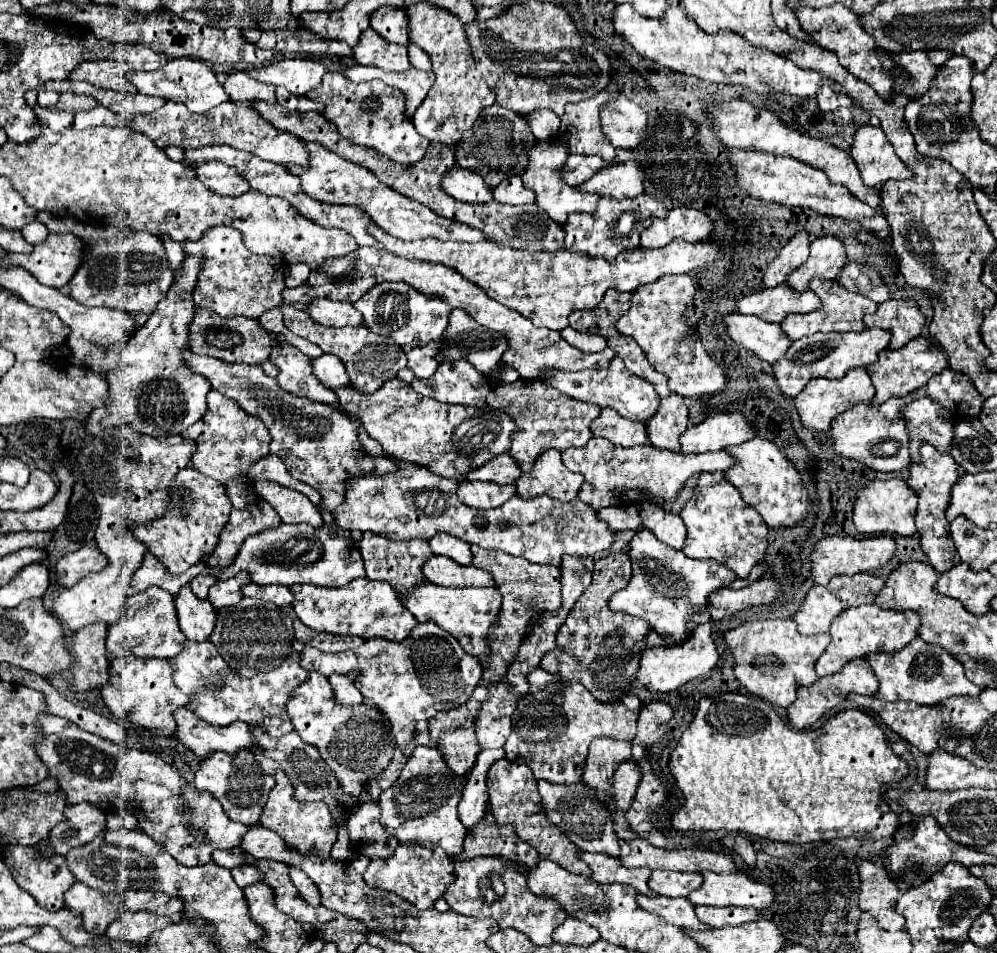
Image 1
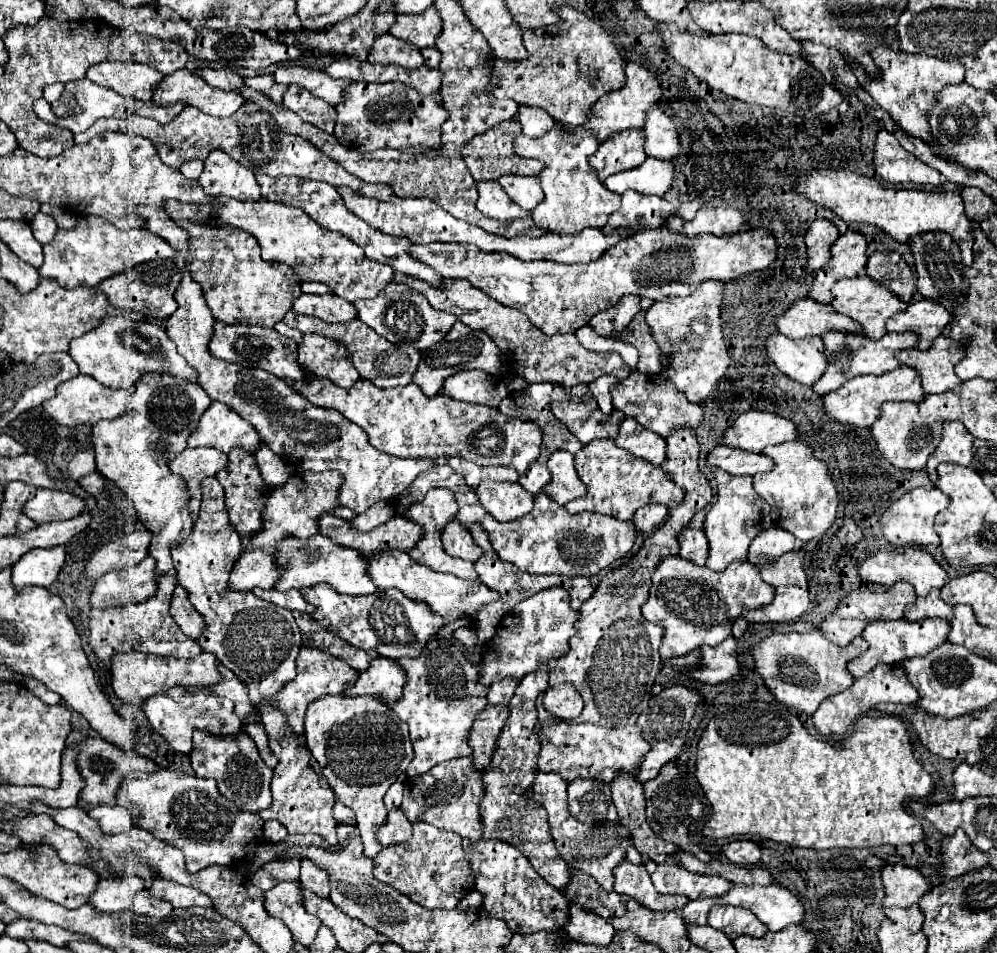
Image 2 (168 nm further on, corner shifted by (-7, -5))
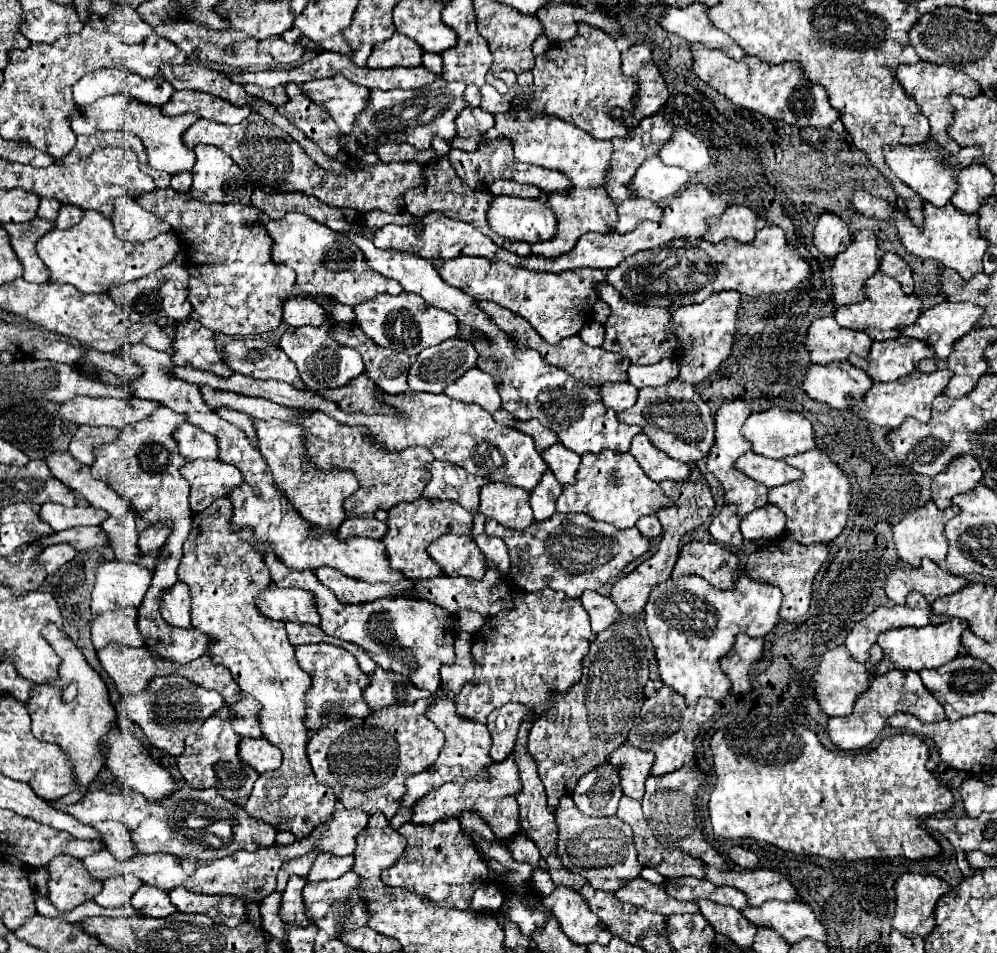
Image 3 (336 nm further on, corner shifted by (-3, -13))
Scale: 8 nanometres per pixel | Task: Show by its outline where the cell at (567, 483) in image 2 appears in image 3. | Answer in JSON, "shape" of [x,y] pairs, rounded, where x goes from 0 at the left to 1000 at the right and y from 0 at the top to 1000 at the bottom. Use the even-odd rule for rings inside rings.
{"shape":[[[564,464],[554,466],[544,474],[544,483],[552,489],[554,497],[562,508],[574,508],[576,497],[582,487],[582,478],[578,474],[572,474]]]}

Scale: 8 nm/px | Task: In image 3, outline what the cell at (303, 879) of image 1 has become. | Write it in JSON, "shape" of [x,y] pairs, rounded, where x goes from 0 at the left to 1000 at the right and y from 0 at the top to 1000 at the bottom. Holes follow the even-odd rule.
{"shape":[[[321,894],[319,900],[313,907],[313,913],[309,917],[307,923],[319,925],[319,923],[337,923],[339,919],[343,919],[351,909],[355,907],[355,898],[331,898]]]}

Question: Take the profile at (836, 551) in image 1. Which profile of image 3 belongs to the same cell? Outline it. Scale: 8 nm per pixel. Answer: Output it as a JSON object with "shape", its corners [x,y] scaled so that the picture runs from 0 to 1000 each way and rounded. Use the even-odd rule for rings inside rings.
{"shape":[[[927,588],[927,596],[907,596],[893,600],[889,609],[889,623],[897,634],[907,634],[909,625],[919,619],[927,623],[933,634],[937,634],[939,627],[957,623],[969,613],[971,609],[965,604],[955,604],[935,588]]]}

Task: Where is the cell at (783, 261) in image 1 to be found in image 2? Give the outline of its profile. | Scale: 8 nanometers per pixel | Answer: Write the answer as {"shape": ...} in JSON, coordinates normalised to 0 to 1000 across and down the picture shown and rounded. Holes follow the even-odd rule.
{"shape":[[[816,231],[808,243],[808,285],[820,285],[832,273],[832,258],[841,250],[841,239],[830,231]]]}

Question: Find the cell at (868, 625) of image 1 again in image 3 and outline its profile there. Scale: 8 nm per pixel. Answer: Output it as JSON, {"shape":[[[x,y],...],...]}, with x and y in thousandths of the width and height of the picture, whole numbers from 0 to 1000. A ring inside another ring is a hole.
{"shape":[[[953,648],[941,657],[927,657],[927,659],[897,659],[881,667],[881,678],[887,682],[887,693],[877,703],[877,707],[889,707],[891,703],[917,703],[923,705],[925,701],[941,701],[961,686],[965,686],[965,663],[971,659],[969,651]]]}

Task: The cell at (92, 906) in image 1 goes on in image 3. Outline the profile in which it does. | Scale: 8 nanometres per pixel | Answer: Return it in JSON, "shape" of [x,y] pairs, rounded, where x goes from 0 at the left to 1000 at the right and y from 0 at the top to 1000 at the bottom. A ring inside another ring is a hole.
{"shape":[[[112,919],[110,923],[104,925],[102,936],[94,942],[96,949],[104,951],[104,953],[118,953],[124,951],[126,946],[132,944],[134,936],[142,930],[142,923],[138,923],[136,919]]]}

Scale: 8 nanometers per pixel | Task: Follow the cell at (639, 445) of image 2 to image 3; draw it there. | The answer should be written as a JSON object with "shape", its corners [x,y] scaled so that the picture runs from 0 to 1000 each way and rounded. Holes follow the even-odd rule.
{"shape":[[[640,455],[634,462],[634,470],[632,470],[634,478],[640,483],[640,487],[644,489],[644,493],[656,504],[656,506],[664,506],[664,504],[690,504],[694,493],[690,487],[680,485],[670,481],[664,472],[660,472],[648,455]]]}

